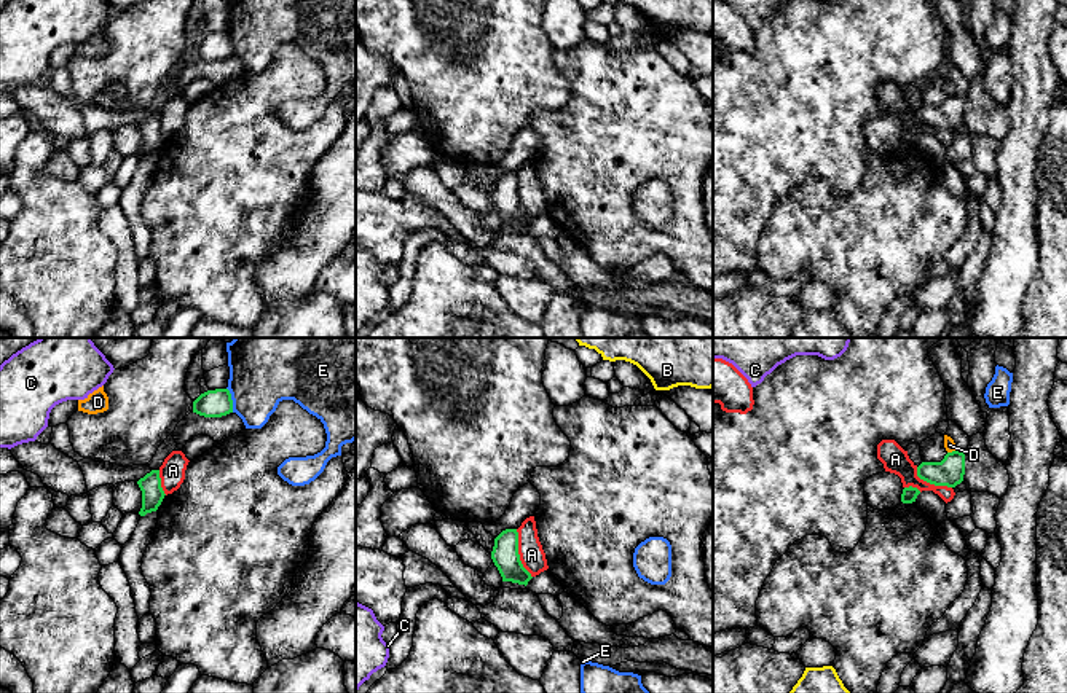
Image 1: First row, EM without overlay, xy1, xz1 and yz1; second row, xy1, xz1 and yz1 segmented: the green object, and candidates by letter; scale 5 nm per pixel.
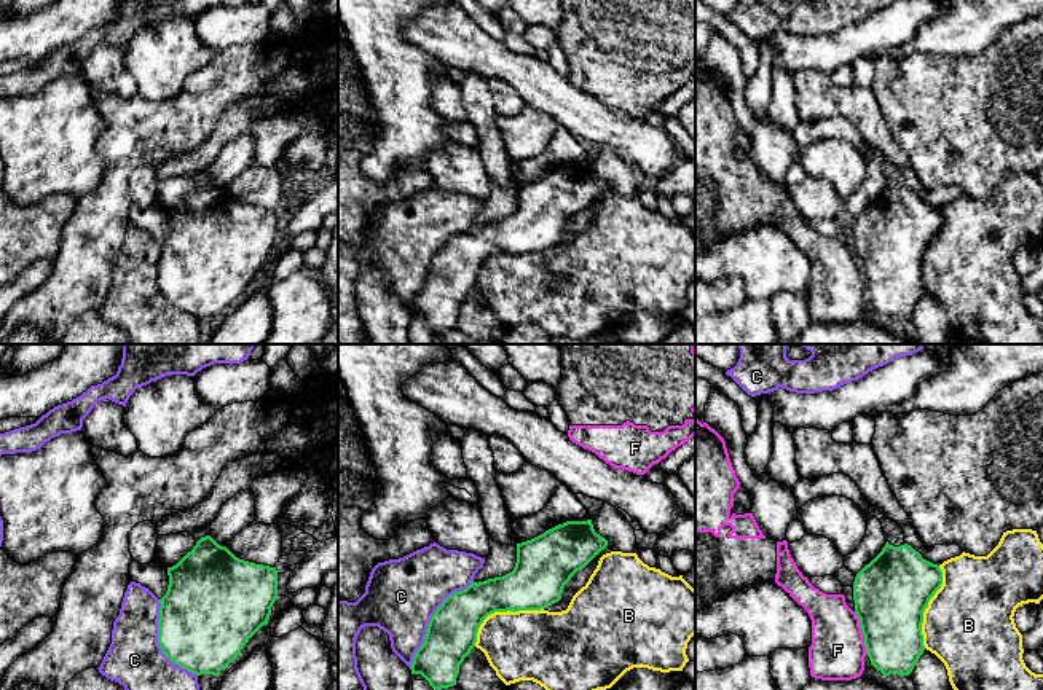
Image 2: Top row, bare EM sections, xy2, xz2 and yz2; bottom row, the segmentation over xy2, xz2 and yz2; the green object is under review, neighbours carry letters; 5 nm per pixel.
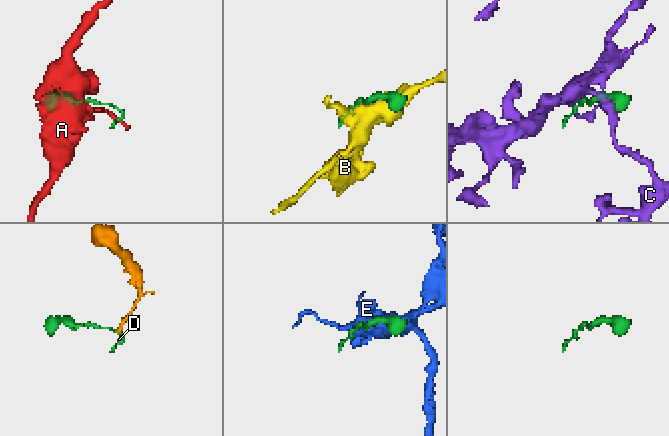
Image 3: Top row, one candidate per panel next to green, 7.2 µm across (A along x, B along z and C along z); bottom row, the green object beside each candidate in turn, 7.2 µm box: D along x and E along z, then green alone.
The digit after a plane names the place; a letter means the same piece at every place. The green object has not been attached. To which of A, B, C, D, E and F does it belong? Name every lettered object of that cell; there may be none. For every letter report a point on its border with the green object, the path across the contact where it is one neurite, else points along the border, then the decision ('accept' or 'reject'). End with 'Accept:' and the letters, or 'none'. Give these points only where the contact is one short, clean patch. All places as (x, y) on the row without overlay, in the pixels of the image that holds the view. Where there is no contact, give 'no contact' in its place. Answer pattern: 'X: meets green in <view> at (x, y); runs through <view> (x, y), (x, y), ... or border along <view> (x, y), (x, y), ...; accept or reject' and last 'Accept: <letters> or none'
A: meets green in xz1 at (517, 196); border along xz1 (515, 172), (520, 206), (531, 220); reject
B: meets green in xz2 at (499, 254); reject
C: meets green in xz2 at (429, 263); reject
D: meets green in yz1 at (952, 94); border along yz1 (954, 93), (948, 96); reject
E: meets green in xy1 at (232, 43); reject
F: meets green in yz2 at (861, 274); border along yz2 (854, 255), (858, 262), (866, 297); reject
Accept: none

